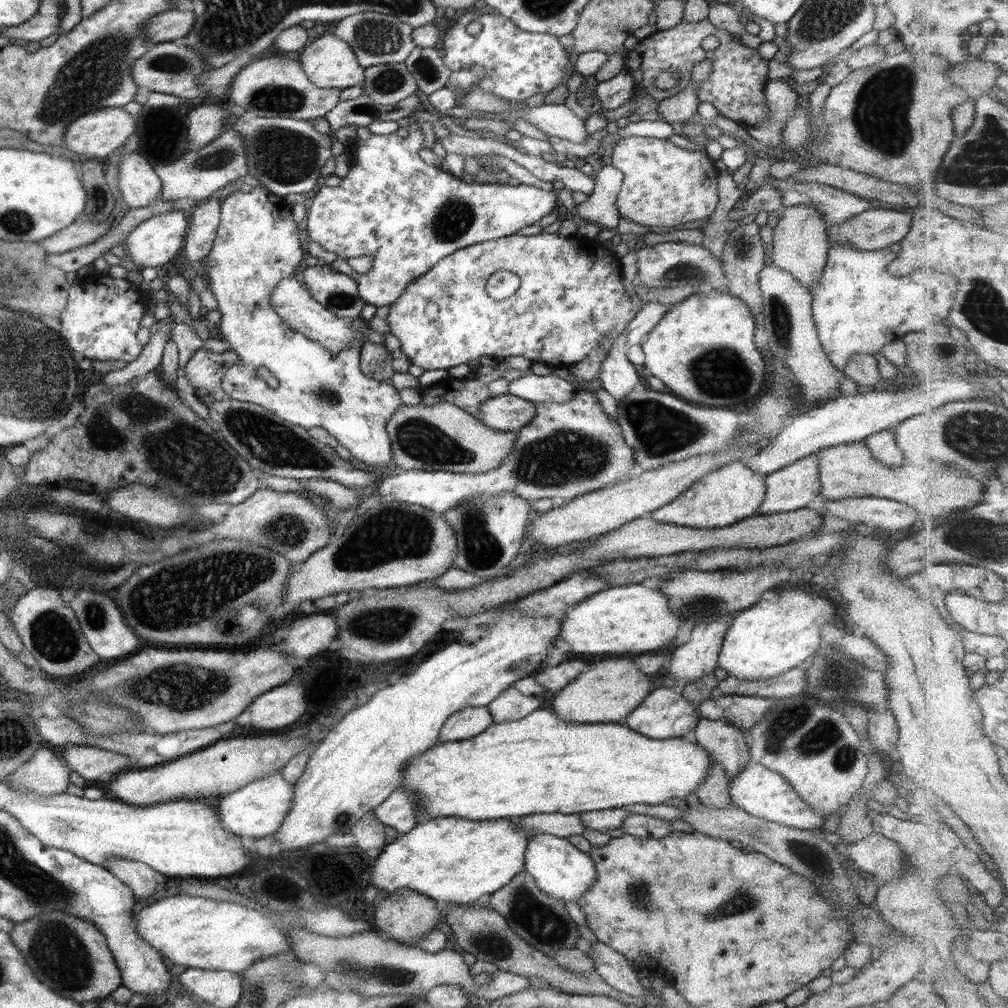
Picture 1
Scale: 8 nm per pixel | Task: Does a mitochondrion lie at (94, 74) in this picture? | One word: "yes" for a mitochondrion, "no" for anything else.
yes

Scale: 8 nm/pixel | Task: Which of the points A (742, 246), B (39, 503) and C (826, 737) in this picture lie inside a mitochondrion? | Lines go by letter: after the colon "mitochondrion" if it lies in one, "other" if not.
A: other
B: other
C: mitochondrion

